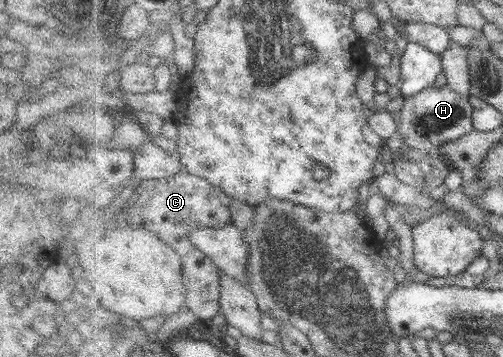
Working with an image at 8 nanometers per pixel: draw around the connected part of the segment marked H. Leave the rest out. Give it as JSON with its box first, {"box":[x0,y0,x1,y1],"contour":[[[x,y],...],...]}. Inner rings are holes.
{"box":[398,84,474,156],"contour":[[[448,84],[443,87],[427,87],[406,98],[398,125],[404,148],[417,149],[423,156],[436,154],[437,148],[443,143],[461,138],[474,129],[473,109],[470,99],[454,91]]]}

